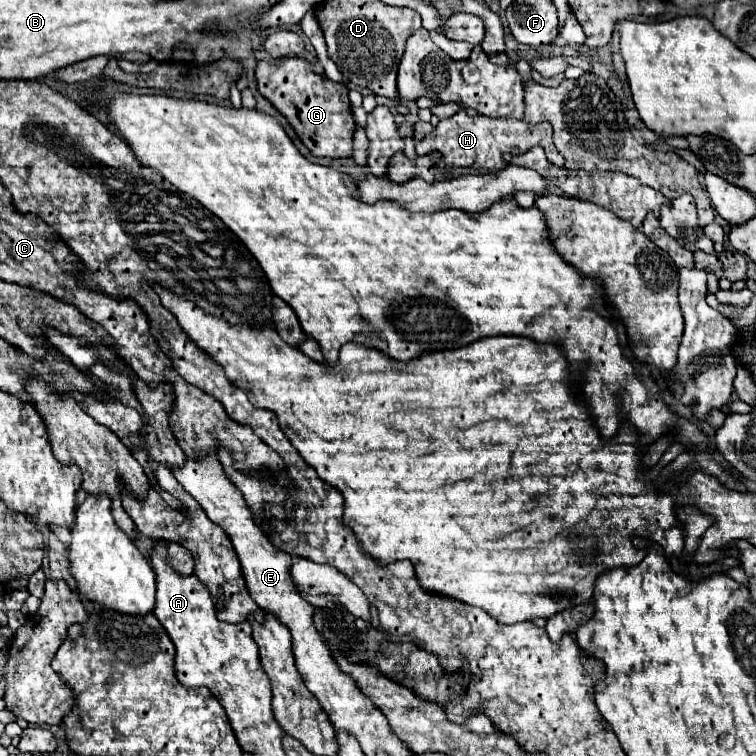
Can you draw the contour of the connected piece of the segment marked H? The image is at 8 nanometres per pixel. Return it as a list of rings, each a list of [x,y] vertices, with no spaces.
[[[459,110],[455,116],[439,120],[435,130],[417,142],[417,154],[425,156],[431,152],[441,152],[443,162],[447,166],[459,166],[459,168],[479,168],[479,170],[501,170],[503,154],[525,154],[533,146],[541,146],[547,154],[547,160],[555,166],[563,166],[563,156],[557,152],[553,144],[553,130],[549,122],[541,124],[529,124],[523,120],[509,120],[509,118],[487,118],[467,116],[465,110]]]

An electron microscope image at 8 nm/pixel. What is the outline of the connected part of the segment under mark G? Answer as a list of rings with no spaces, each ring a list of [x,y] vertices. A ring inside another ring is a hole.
[[[283,58],[277,62],[259,62],[255,70],[259,92],[287,118],[295,134],[313,156],[351,158],[355,120],[347,98],[347,88],[311,72],[307,60]]]

